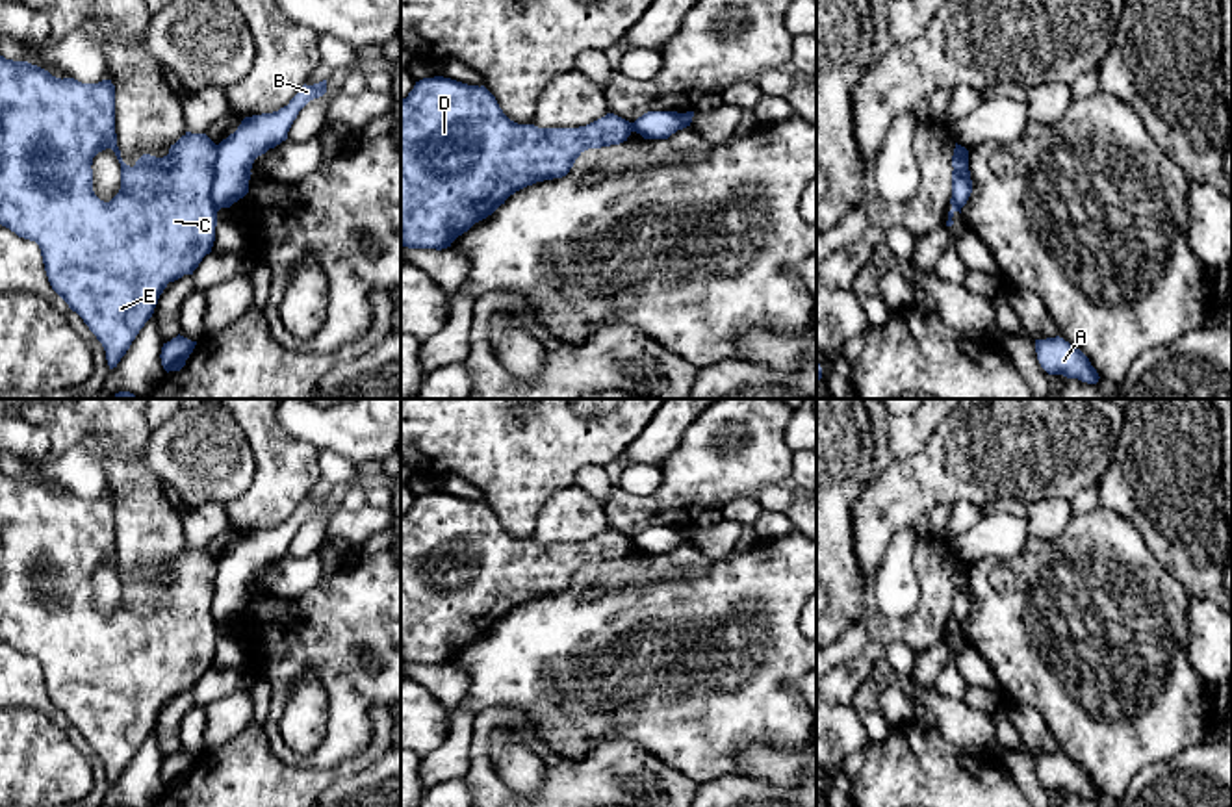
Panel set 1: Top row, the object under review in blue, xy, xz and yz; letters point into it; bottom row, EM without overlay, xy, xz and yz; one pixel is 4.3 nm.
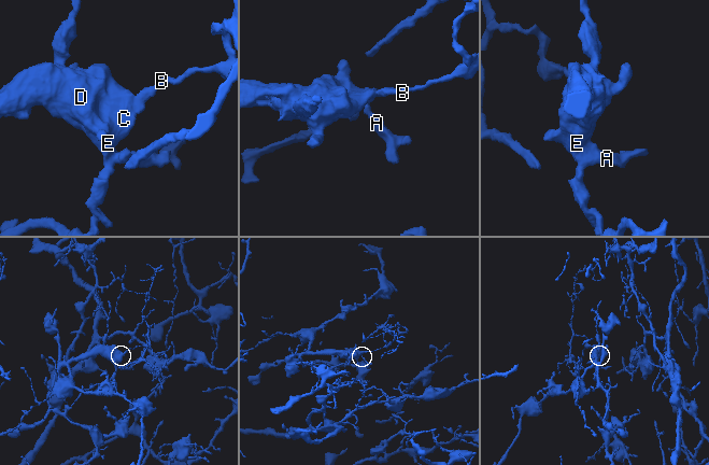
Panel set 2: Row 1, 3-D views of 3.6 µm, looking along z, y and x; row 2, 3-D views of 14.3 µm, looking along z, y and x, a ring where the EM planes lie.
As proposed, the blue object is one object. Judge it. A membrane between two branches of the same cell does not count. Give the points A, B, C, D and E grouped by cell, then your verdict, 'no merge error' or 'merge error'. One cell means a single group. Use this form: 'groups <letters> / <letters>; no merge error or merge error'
groups A C D E / B; merge error

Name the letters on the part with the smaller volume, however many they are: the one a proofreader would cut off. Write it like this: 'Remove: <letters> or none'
Remove: B

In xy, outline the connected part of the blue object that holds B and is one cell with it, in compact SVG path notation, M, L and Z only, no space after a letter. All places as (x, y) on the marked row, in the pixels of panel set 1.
M327 80L302 85L288 106L273 113L245 117L237 130L217 145L213 204L230 208L249 193L250 169L258 156L288 139L299 111L327 93Z

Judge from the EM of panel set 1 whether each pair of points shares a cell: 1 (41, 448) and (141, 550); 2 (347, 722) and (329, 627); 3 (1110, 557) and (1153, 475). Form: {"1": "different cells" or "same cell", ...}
{"1": "different cells", "2": "same cell", "3": "different cells"}

